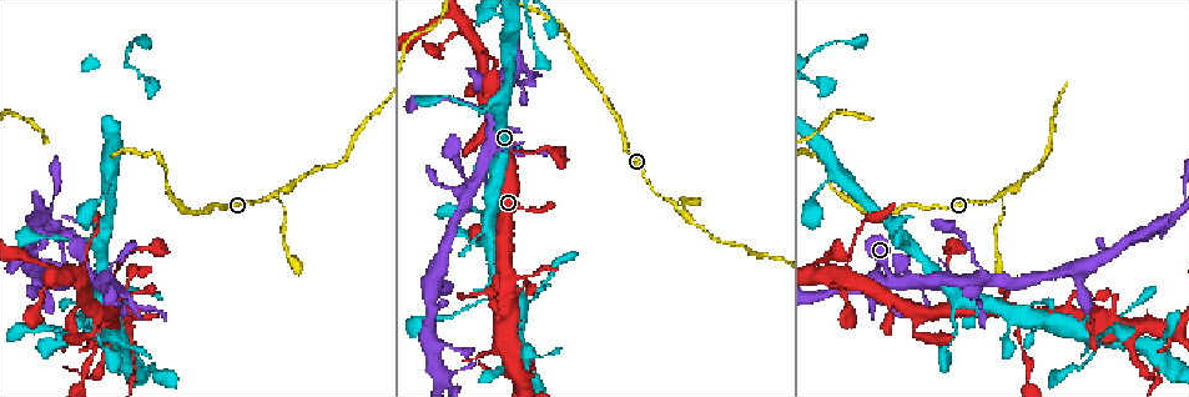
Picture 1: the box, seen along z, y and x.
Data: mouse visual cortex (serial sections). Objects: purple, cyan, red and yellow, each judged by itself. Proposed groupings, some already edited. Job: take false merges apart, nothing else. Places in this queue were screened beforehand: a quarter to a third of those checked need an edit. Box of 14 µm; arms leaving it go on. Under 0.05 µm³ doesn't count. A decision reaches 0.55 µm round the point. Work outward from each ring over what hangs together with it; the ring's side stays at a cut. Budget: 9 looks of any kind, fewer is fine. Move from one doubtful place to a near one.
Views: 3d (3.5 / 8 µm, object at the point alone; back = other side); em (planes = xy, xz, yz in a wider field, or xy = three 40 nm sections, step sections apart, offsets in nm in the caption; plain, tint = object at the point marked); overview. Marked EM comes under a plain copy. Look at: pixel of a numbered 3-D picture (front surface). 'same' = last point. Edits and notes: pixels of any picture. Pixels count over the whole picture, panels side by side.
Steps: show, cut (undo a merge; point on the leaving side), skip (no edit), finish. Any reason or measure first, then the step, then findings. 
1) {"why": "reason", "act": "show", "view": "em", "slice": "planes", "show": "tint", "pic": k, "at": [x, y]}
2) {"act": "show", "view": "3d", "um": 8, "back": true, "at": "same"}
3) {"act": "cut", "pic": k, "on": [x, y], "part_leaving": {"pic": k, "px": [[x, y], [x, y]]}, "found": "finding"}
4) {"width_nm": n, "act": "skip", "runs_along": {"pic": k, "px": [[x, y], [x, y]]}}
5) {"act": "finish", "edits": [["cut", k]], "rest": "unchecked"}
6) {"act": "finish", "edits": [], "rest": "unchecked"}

{"why": "small branch off a trunk", "act": "show", "view": "3d", "um": 3.5, "pic": 1, "at": [676, 205]}

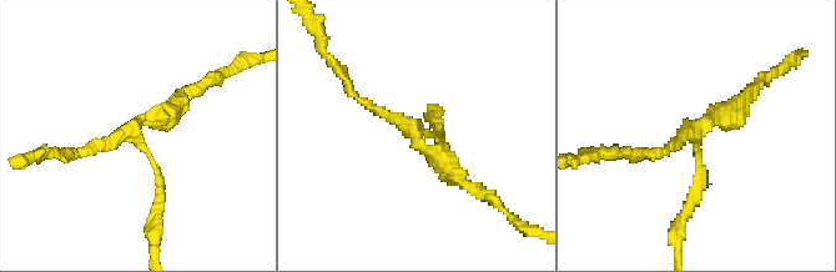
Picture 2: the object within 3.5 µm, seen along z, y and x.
{"arms": 3, "arm_widths_nm": [100, 150, 300], "why": "need the tissue", "act": "show", "view": "em", "slice": "xy", "step": 3, "show": "tint", "pic": 2, "at": [414, 130]}

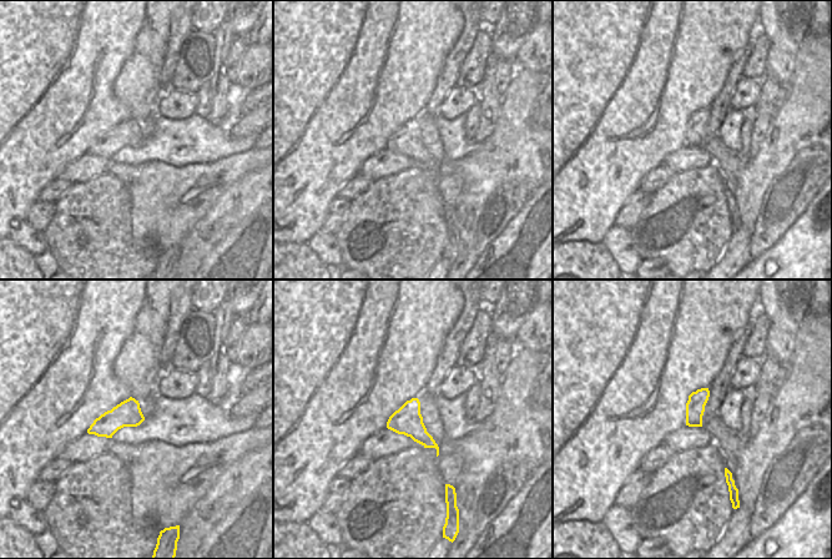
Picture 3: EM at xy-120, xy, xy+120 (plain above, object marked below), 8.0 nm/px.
{"act": "skip", "runs_along": {"pic": 2, "px": [[351, 85], [462, 181]]}, "found": "one cell here"}

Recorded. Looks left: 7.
{"why": "four or more arms meet", "act": "show", "view": "3d", "um": 8, "pic": 1, "at": [1038, 318]}

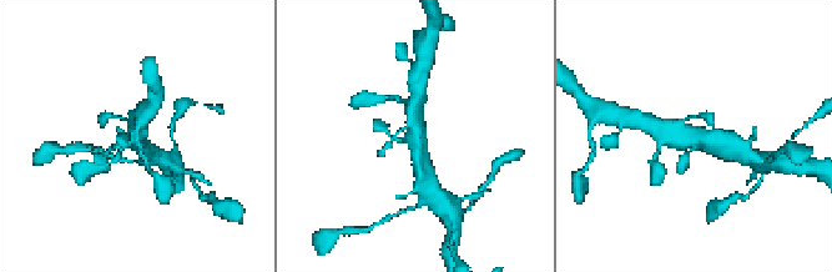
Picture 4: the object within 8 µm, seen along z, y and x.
{"act": "show", "view": "3d", "um": 3.5, "pic": 4, "at": [696, 139]}

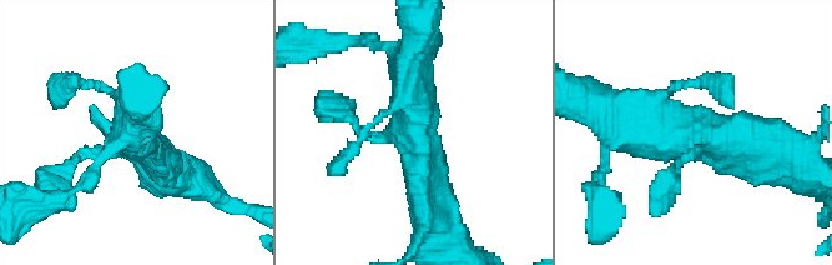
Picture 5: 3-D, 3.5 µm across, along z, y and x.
{"act": "skip", "runs_along": {"pic": 5, "px": [[608, 118], [765, 149]]}, "found": "continuous, no second cell"}

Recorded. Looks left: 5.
{"act": "show", "view": "3d", "um": 8, "back": true, "pic": 1, "at": [1099, 346]}

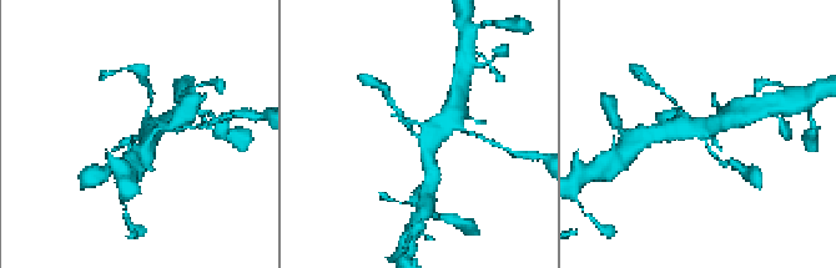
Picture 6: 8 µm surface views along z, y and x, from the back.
{"act": "show", "view": "3d", "um": 3.5, "pic": 6, "at": [423, 136]}

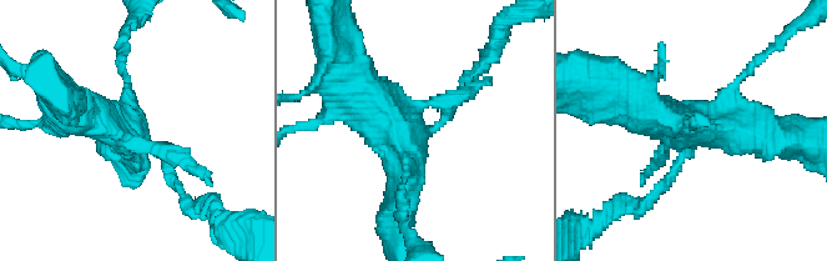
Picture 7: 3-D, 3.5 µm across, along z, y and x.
{"act": "show", "view": "em", "slice": "xy", "step": 3, "show": "tint", "pic": 7, "at": [421, 128]}

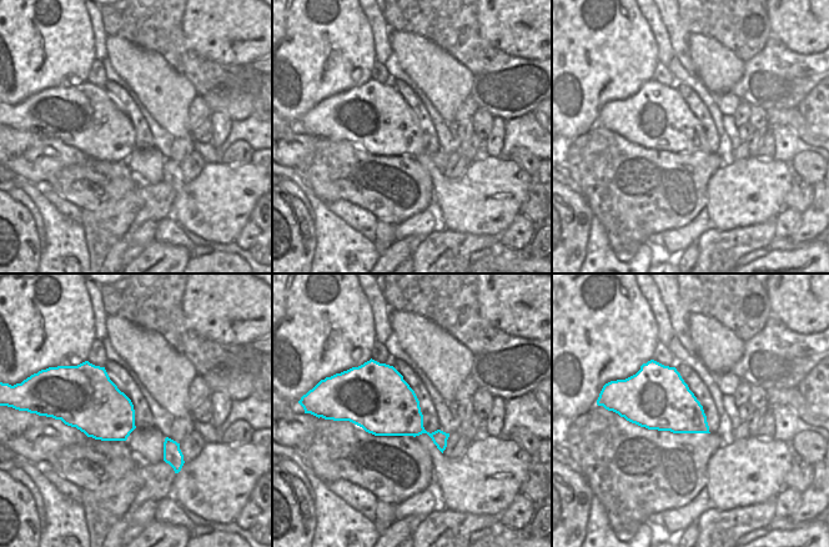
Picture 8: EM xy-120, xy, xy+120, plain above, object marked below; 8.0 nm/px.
{"act": "skip", "runs_along": {"pic": 7, "px": [[353, 79], [403, 139], [399, 219]]}, "found": "one cell here"}

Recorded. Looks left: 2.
{"why": "four-way junction", "act": "show", "view": "3d", "um": 8, "pic": 1, "at": [525, 374]}

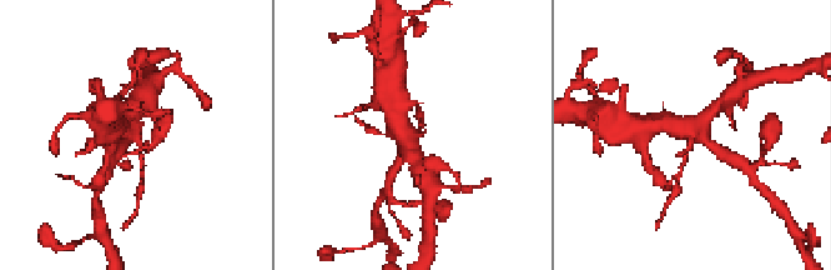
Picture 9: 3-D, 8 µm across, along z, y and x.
{"act": "show", "view": "em", "slice": "xy", "step": 1, "show": "tint", "pic": 9, "at": [415, 132]}

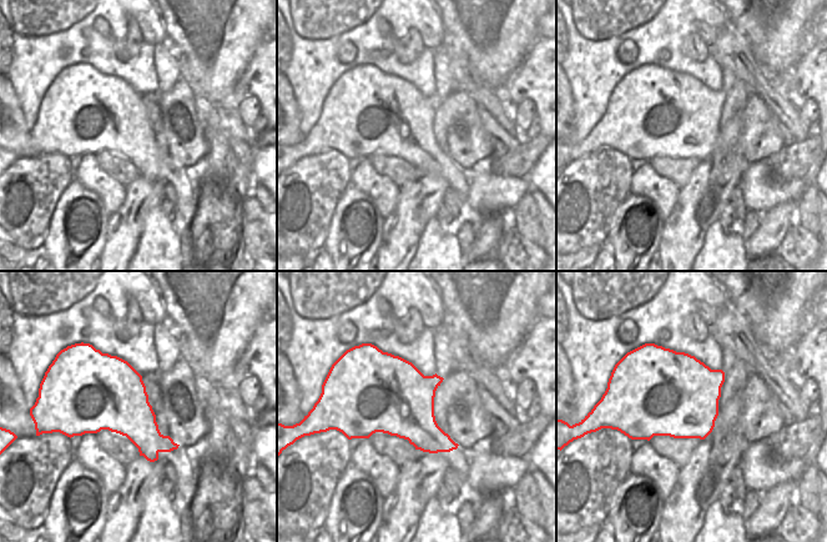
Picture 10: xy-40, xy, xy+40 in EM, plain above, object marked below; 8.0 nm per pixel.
{"width_nm": 600, "act": "cut", "pic": 9, "on": [419, 115], "part_leaving": {"pic": 9, "px": [[139, 143], [144, 166], [140, 191]]}, "found": "two cells meet here"}

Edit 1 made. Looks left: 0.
{"act": "finish", "edits": [["cut", 9]], "rest": "unchecked"}

